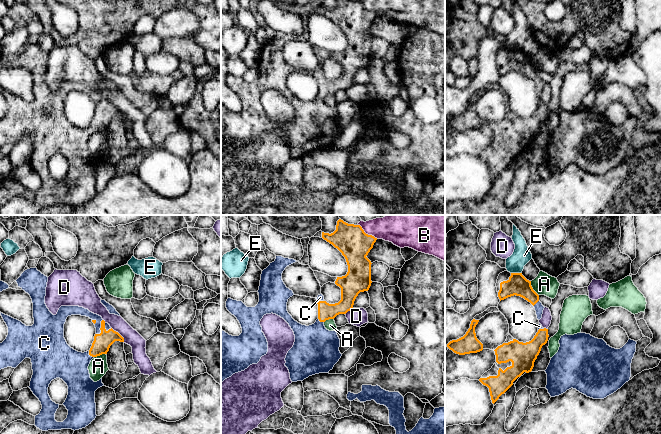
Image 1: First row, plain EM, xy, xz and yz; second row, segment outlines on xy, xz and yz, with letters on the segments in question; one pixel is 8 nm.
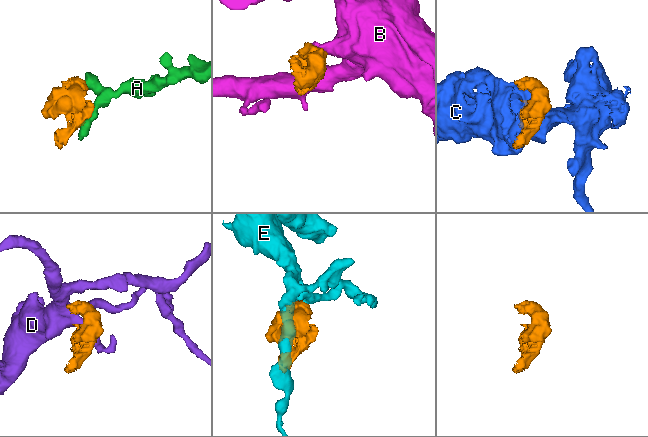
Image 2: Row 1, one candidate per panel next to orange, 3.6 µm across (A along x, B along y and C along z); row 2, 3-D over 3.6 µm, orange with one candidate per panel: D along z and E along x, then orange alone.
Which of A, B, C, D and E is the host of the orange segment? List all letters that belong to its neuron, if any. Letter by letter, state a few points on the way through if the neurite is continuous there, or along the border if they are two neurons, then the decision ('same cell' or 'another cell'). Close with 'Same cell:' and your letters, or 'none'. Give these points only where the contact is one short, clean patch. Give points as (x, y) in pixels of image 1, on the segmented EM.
A: another cell
B: border xz (357, 224), (366, 233), (377, 238); another cell
C: same cell
D: another cell
E: border yz (511, 272), (521, 273); another cell
Same cell: C

